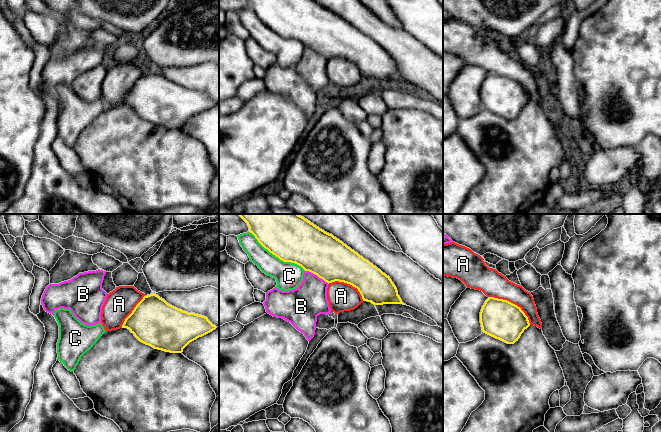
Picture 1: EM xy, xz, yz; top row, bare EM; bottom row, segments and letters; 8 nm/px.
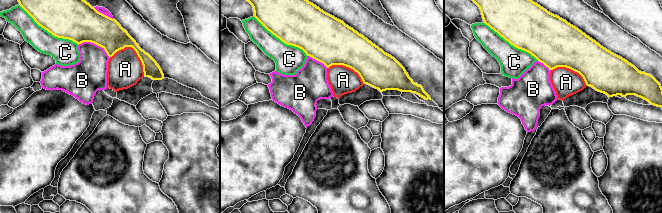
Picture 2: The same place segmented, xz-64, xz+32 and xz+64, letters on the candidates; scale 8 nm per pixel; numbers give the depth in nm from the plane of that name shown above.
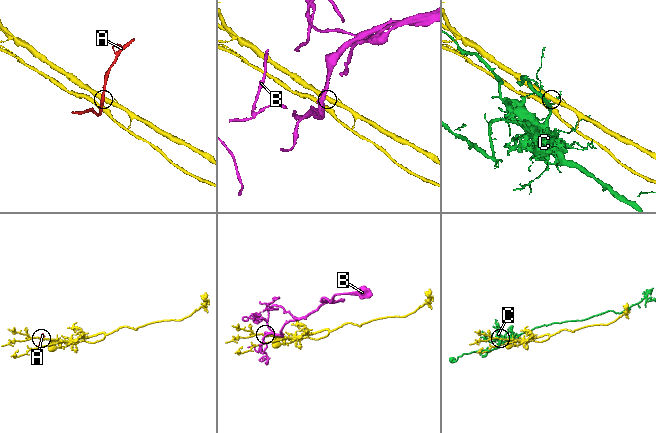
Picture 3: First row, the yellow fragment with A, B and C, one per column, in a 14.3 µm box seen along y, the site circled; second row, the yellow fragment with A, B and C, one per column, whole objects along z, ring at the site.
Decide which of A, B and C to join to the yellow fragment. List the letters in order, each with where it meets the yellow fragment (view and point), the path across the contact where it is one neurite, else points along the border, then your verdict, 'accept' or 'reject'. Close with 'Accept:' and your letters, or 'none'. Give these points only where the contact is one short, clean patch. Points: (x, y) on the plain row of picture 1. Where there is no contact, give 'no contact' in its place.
A: contact yz (512, 79); reject
B: contact xz (317, 51); reject
C: contact xz (277, 32); reject
Accept: none

